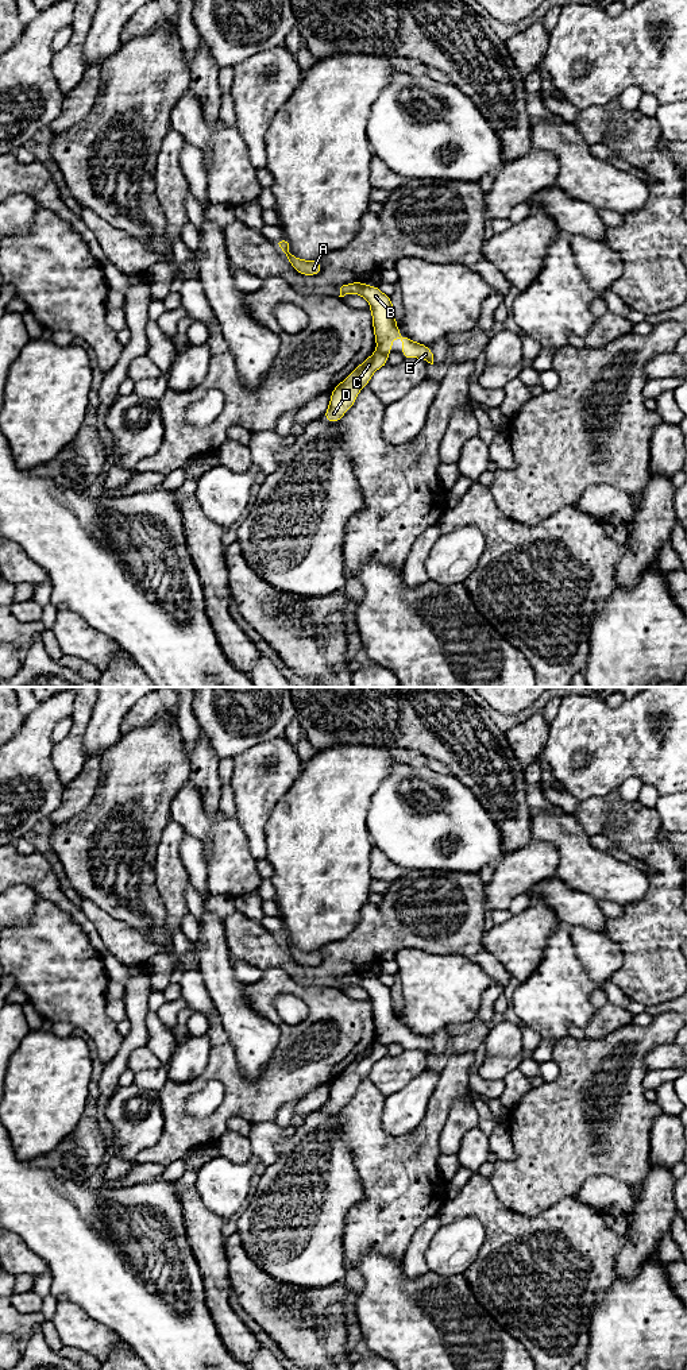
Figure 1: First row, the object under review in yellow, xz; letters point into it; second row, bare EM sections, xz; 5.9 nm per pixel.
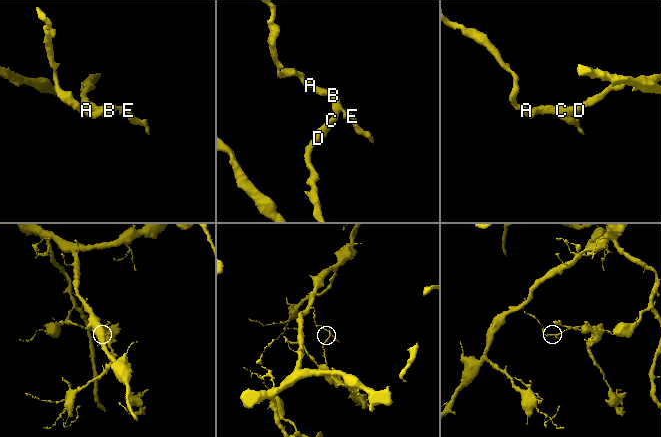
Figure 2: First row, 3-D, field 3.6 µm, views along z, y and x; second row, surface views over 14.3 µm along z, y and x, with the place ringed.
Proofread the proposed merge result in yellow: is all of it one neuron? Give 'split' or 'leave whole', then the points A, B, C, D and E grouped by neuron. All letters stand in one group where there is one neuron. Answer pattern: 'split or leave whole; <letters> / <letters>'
split; A B E / C D

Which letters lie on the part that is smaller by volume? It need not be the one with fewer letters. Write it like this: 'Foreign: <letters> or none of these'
Foreign: C, D

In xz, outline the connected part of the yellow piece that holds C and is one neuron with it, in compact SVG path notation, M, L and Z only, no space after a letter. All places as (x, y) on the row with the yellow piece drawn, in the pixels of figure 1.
M378 351L359 364L332 390L324 420L329 422L339 422L344 413L355 404L360 389L368 386L371 375L386 364L387 356Z

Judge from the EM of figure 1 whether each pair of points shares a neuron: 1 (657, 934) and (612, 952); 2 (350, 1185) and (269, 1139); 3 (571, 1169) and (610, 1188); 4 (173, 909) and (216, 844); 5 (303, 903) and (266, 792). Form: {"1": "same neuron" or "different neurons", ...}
{"1": "different neurons", "2": "different neurons", "3": "different neurons", "4": "different neurons", "5": "different neurons"}

